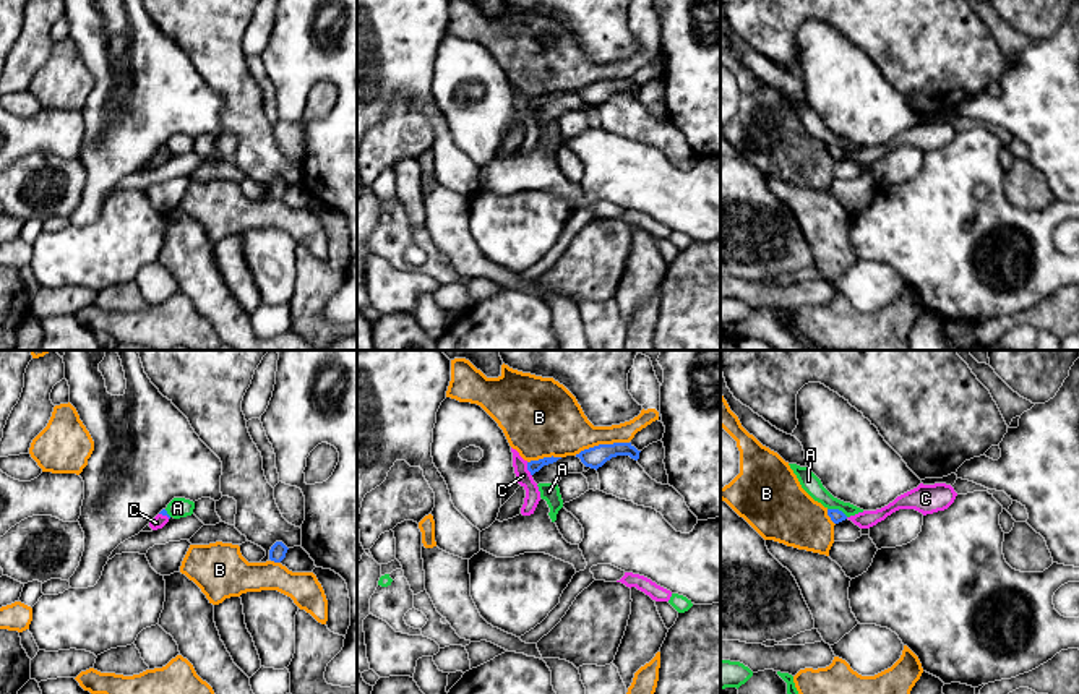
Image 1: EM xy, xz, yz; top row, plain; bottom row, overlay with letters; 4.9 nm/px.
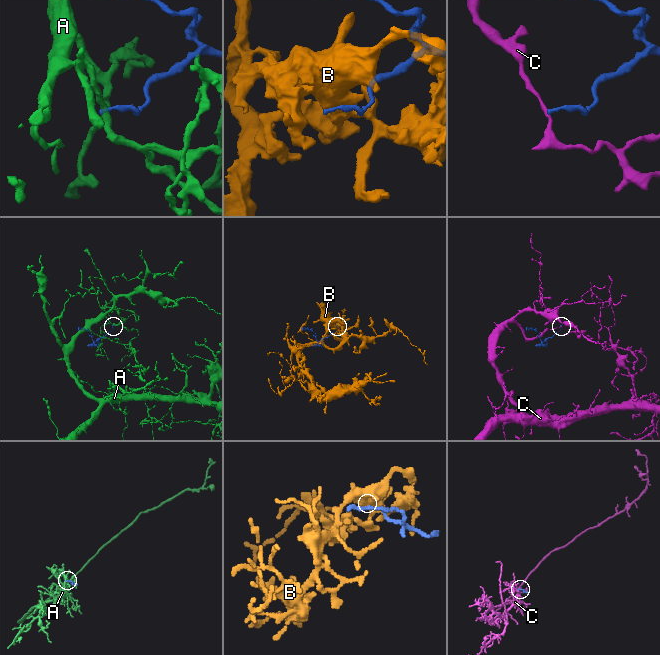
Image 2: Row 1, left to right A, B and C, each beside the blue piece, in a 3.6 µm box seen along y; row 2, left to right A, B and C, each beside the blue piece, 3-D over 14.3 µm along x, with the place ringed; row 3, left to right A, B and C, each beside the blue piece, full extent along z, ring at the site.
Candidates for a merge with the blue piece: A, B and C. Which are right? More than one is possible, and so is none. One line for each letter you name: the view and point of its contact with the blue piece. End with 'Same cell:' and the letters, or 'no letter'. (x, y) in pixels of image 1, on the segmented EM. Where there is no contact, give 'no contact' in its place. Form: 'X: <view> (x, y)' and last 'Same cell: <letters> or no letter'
Same cell: no letter

